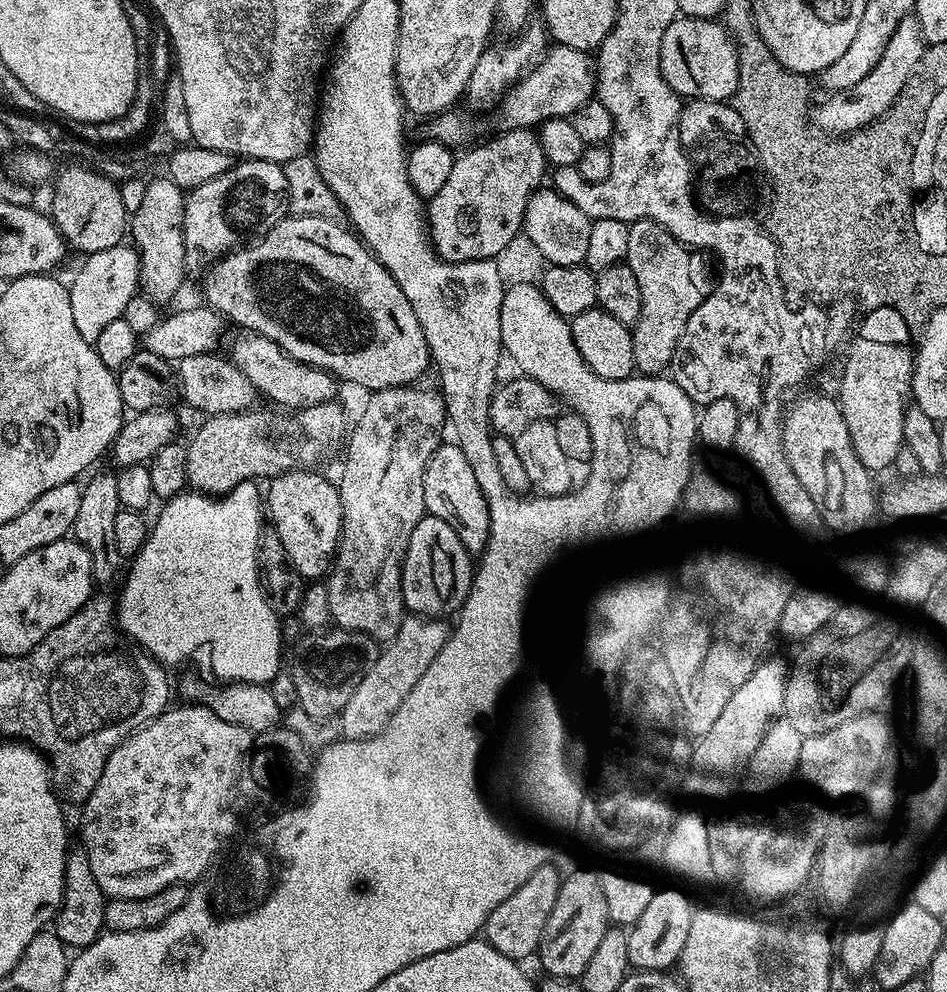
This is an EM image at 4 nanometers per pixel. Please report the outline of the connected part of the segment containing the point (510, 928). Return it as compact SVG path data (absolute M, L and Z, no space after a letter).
M552 866L540 868L531 876L490 918L482 929L483 939L498 954L517 962L524 962L528 955L535 953L540 946L542 930L546 930L546 918L550 918L550 910L554 910L554 898L558 898L561 878Z

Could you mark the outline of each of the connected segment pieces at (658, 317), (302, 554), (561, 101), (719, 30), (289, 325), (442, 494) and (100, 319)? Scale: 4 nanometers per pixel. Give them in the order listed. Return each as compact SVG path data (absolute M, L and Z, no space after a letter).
M653 220L631 221L628 229L628 255L626 262L630 270L634 270L634 278L638 278L638 290L642 290L642 310L636 323L631 325L632 341L634 342L635 371L640 374L660 374L673 363L676 355L676 344L694 310L702 299L702 291L692 277L692 260L689 249L680 241L675 240L661 224Z
M291 468L267 481L266 512L272 515L271 527L282 538L286 558L305 581L319 581L327 577L336 548L340 545L342 502L340 489L316 470Z
M565 44L549 47L507 92L500 104L500 128L532 128L546 120L570 118L578 106L593 99L596 74L589 53L579 52Z
M680 14L662 34L660 69L662 78L681 98L728 102L740 84L740 53L733 33L719 19L703 20Z
M285 215L284 219L278 221L271 230L263 233L255 242L249 243L252 244L249 248L241 246L228 252L203 273L203 276L205 275L204 296L208 299L205 300L207 307L214 309L215 312L219 312L225 321L232 323L233 320L234 323L240 324L236 326L247 330L249 333L265 336L274 342L278 342L278 346L286 354L290 354L290 358L294 358L303 364L320 368L324 372L331 372L337 381L343 382L343 380L349 380L350 383L357 384L360 388L368 388L367 390L403 388L415 385L419 381L416 379L427 368L428 371L430 368L428 342L424 337L422 326L418 322L418 318L414 314L406 294L402 294L396 279L385 270L383 264L365 247L355 231L349 230L347 227L344 229L338 223L340 222L337 222L335 219L328 219L322 216Z
M437 444L424 467L422 490L427 515L442 518L442 522L446 522L446 526L458 534L462 546L469 554L479 553L488 540L488 503L478 486L478 478L474 478L470 462L466 462L466 454L462 454L457 444Z
M121 242L110 250L89 252L83 257L84 265L76 272L72 284L67 285L70 294L70 310L74 310L74 326L86 342L95 346L98 336L114 319L123 317L127 304L138 295L140 288L140 255L131 243Z

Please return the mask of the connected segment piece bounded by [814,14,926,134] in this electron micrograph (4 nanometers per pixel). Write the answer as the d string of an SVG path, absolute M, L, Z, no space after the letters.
M909 14L898 22L898 28L890 38L886 50L882 50L882 58L878 58L878 66L858 82L858 86L850 86L841 92L833 92L825 95L825 100L814 108L814 123L821 132L829 134L847 134L856 132L859 128L865 128L879 120L893 102L902 94L902 86L914 74L920 59L924 57L926 51L926 41L920 24L915 15Z

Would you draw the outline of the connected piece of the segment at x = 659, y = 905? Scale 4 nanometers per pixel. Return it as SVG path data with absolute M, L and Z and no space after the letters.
M672 888L666 889L665 892L653 891L650 903L646 905L646 910L642 913L642 918L627 933L629 965L635 971L637 968L640 972L660 972L656 974L667 973L664 972L667 968L675 969L682 954L682 946L686 946L686 937L690 934L693 911L693 905L688 905L688 900L682 893L675 892Z

